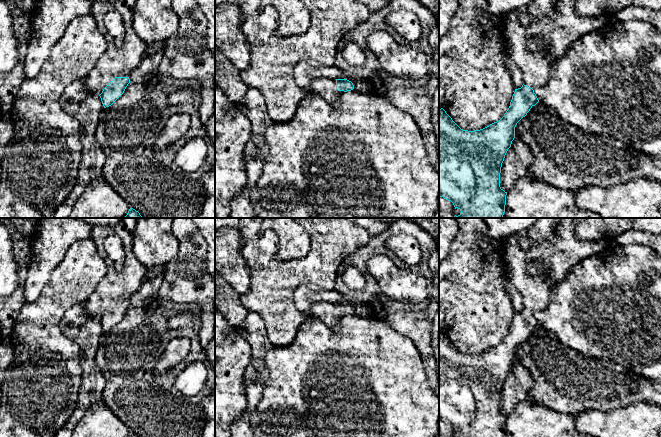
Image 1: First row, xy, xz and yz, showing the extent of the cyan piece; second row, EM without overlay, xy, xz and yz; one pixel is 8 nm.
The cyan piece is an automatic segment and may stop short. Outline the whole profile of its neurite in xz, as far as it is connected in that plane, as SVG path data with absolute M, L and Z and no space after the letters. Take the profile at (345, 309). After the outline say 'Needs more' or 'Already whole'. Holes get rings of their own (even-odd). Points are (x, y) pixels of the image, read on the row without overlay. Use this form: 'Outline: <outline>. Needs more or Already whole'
Outline: M319 302L311 306L309 313L320 319L332 329L339 328L340 320L354 313L354 309L347 303Z. Needs more

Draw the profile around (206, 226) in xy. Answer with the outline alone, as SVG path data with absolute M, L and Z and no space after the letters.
M192 218L199 232L207 242L204 270L215 282L215 218Z

